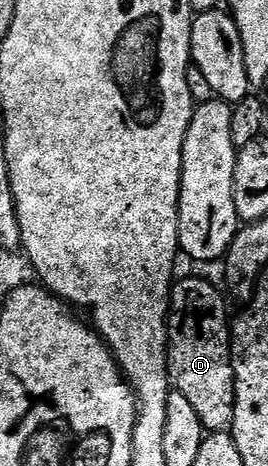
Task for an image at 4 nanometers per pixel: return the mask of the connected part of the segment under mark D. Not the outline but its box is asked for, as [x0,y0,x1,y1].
[167,275,235,431]

